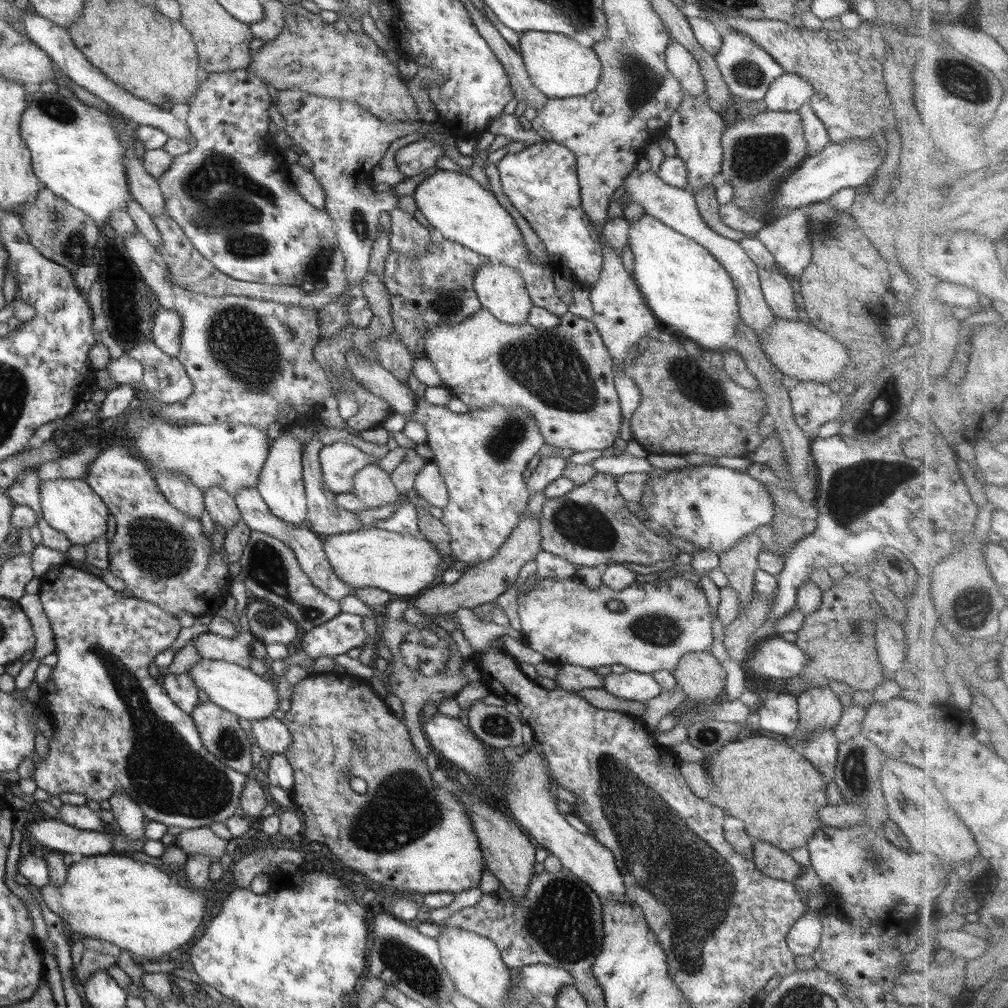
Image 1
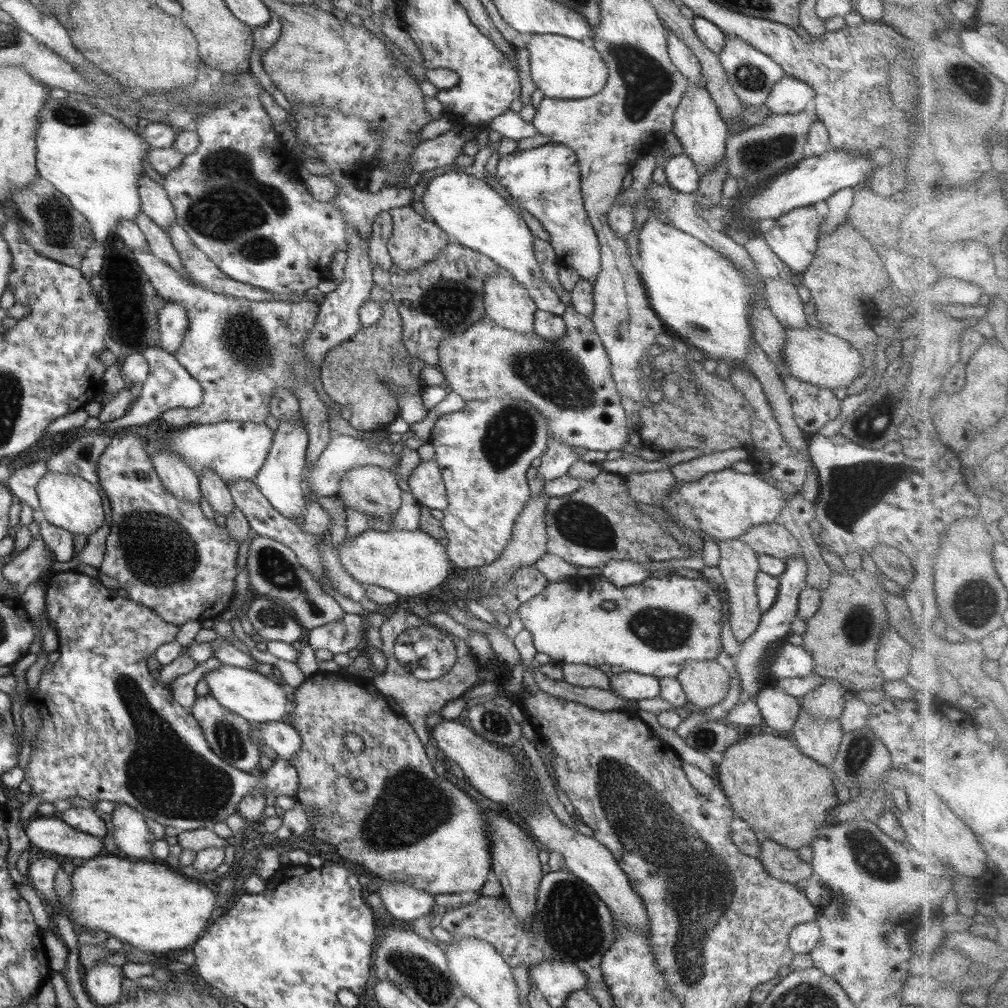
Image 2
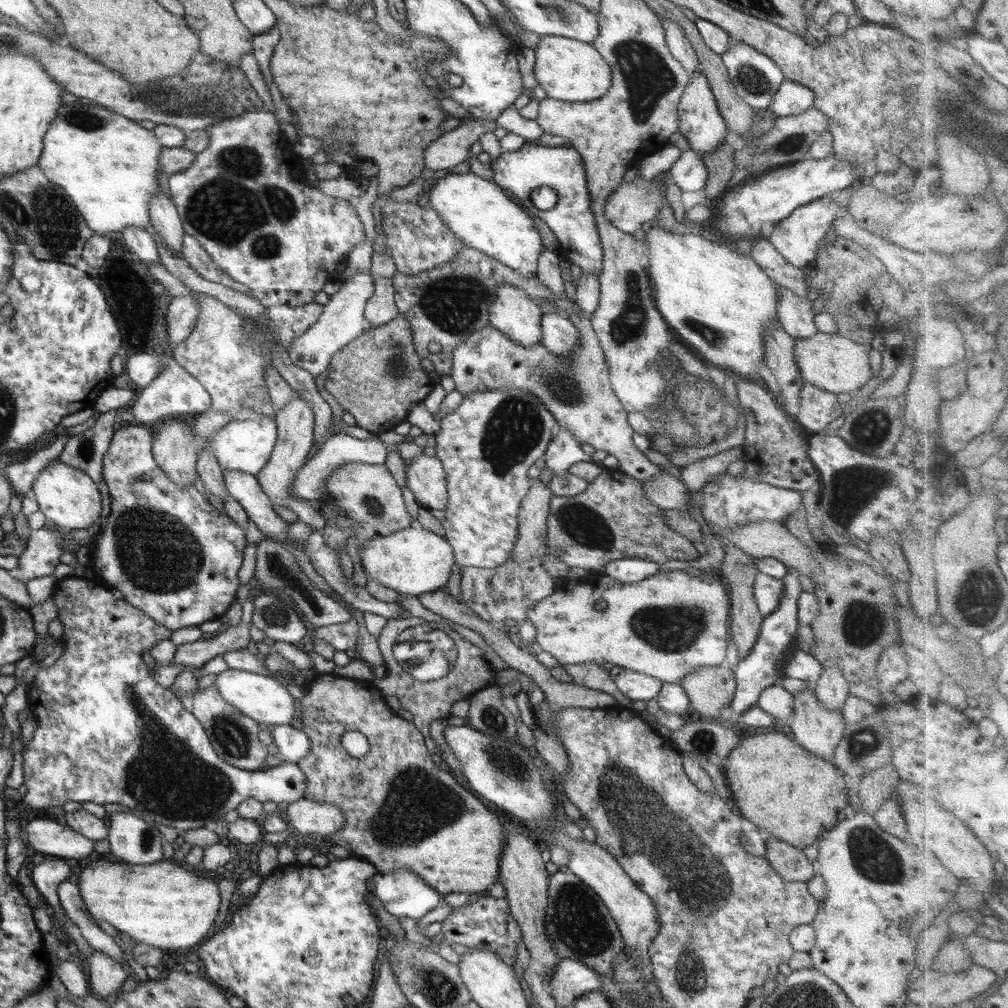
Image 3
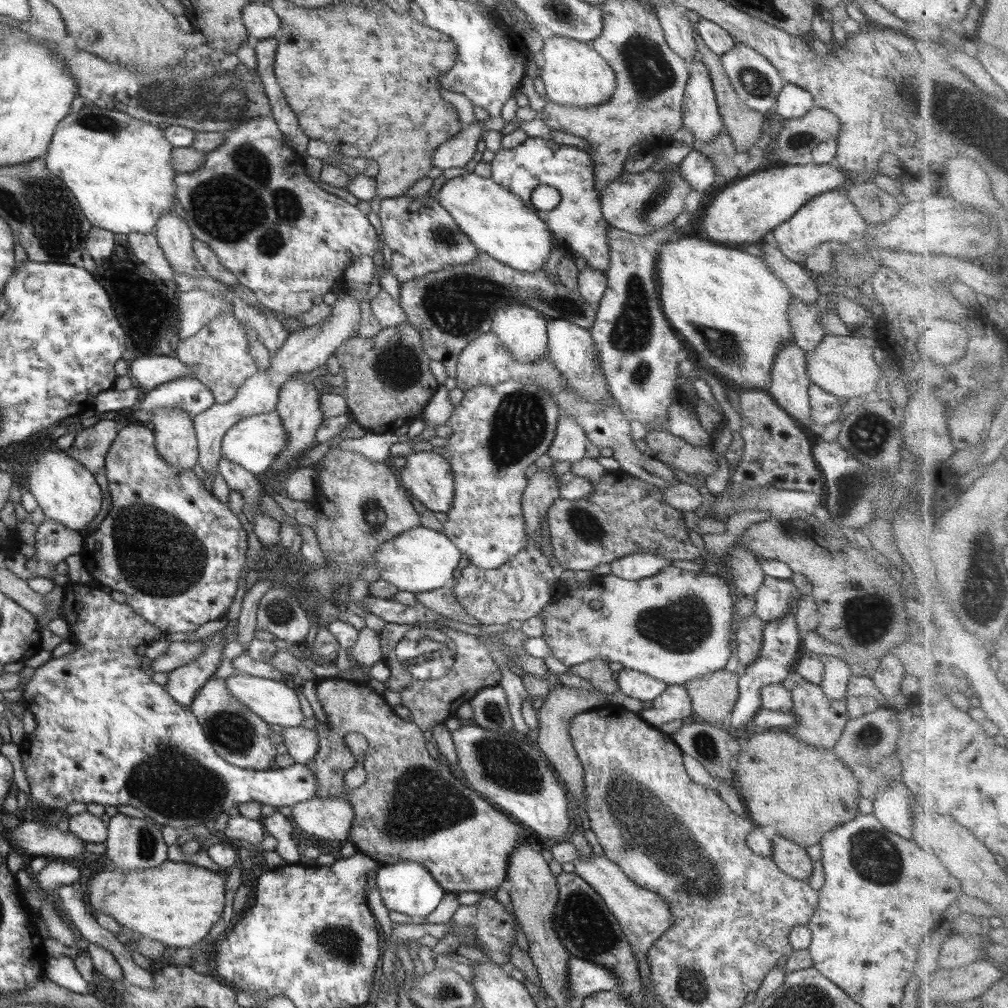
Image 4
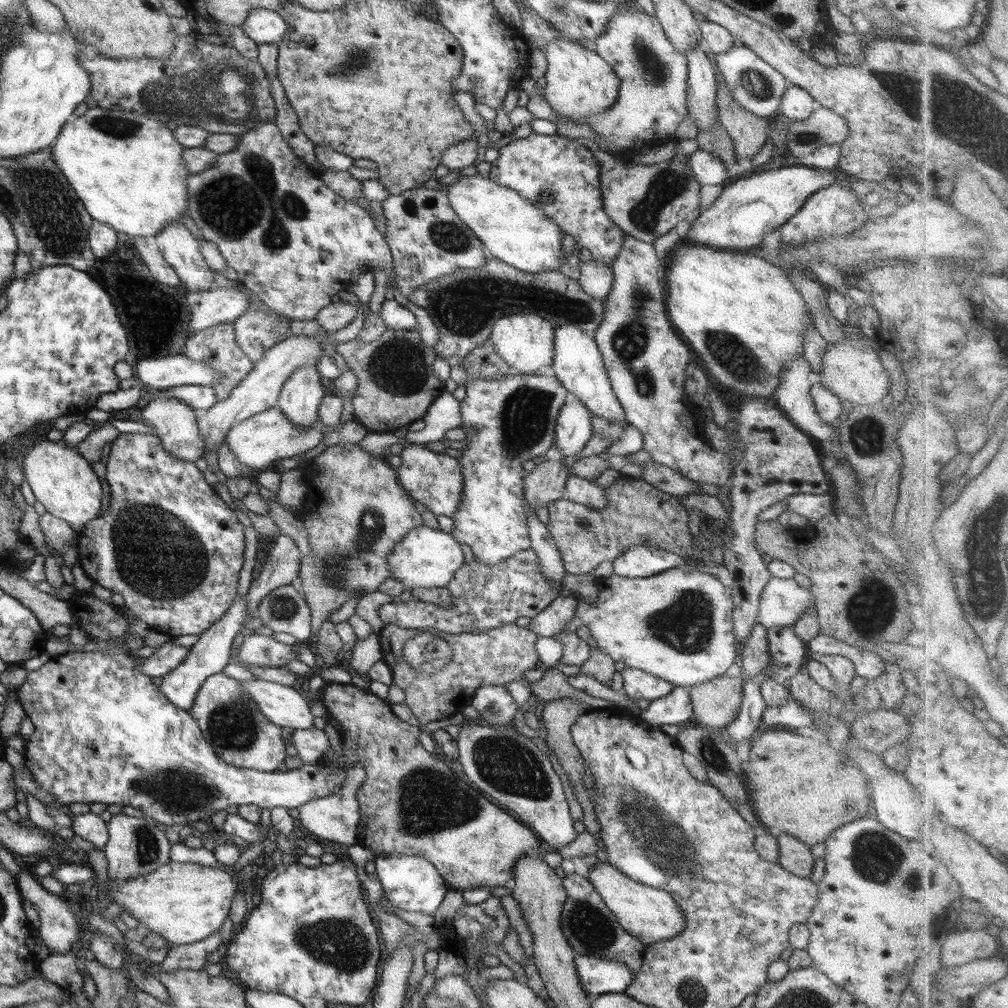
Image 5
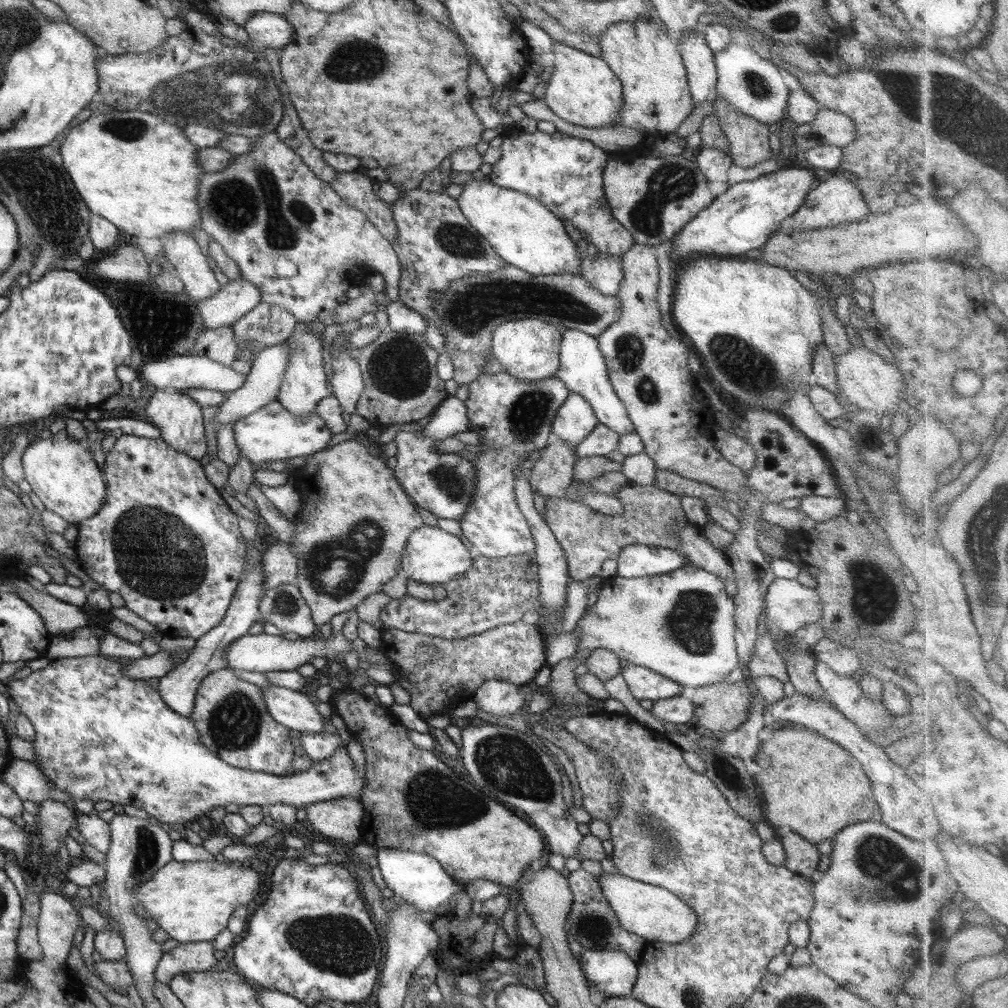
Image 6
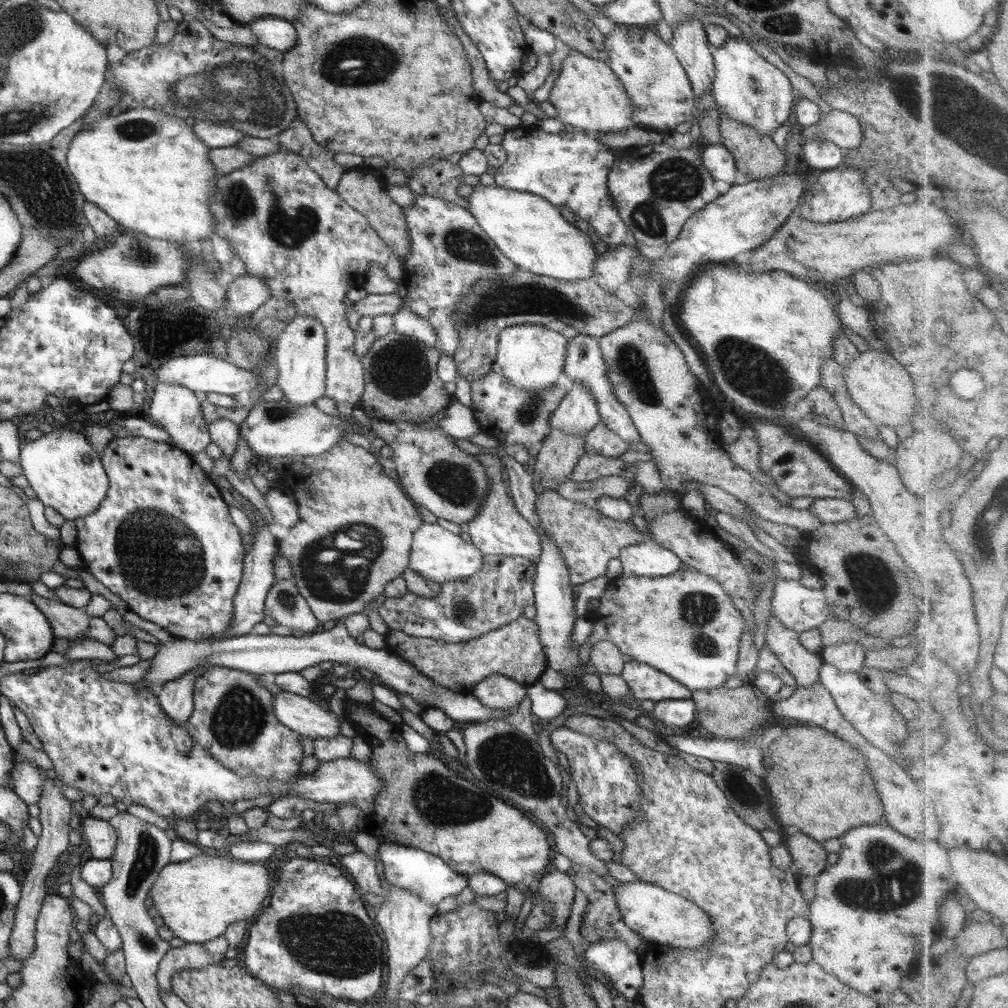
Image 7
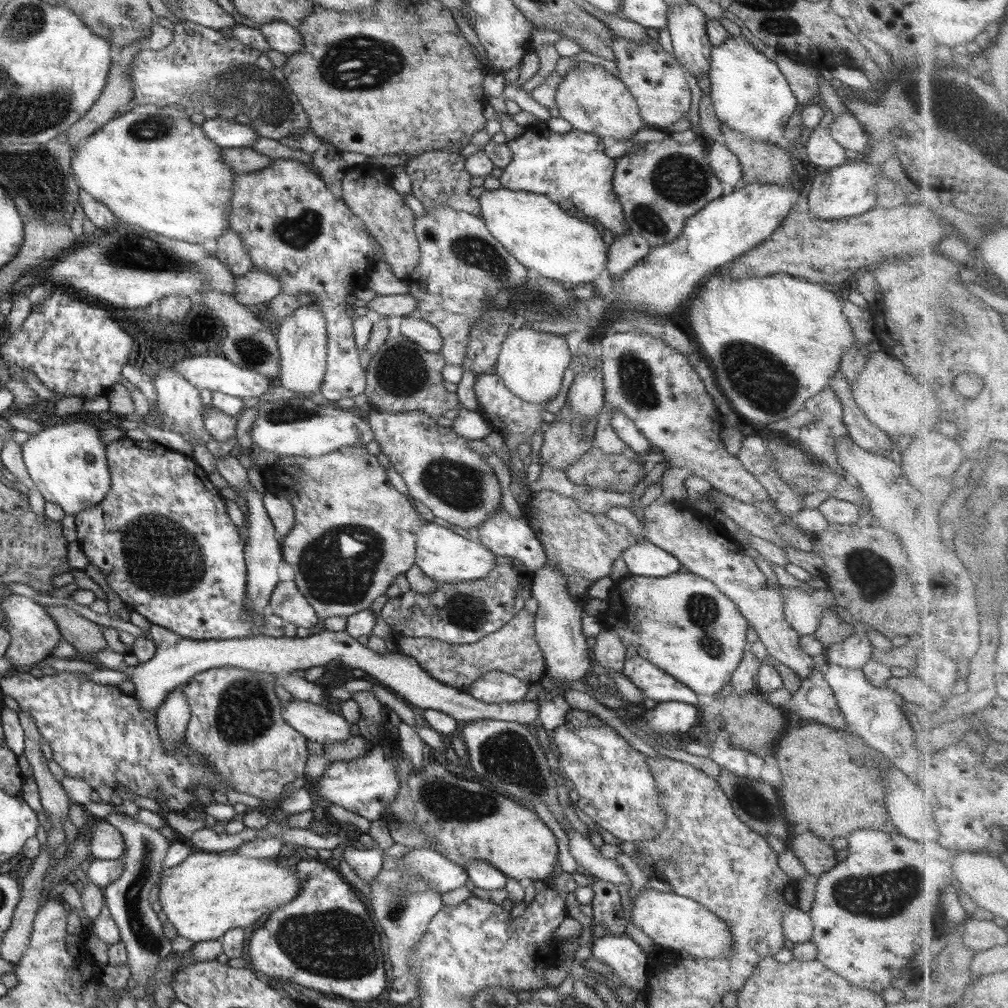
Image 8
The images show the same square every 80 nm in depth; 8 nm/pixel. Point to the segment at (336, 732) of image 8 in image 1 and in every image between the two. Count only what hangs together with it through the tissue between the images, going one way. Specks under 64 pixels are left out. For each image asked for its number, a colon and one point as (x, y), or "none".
1: (238, 690)
2: (257, 698)
3: (263, 699)
4: (271, 700)
5: (284, 707)
6: (292, 709)
7: (300, 714)

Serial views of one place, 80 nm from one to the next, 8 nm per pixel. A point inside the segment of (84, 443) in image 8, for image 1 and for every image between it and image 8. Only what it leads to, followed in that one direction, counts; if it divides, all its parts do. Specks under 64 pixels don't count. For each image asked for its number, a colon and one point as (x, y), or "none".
1: (70, 506)
2: (68, 501)
3: (70, 499)
4: (66, 490)
5: (62, 481)
6: (61, 473)
7: (66, 474)

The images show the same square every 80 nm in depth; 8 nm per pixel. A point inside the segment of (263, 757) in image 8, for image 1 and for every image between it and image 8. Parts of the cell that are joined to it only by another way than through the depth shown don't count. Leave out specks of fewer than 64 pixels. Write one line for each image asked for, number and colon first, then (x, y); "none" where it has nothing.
1: (220, 731)
2: (228, 734)
3: (234, 737)
4: (241, 738)
5: (230, 721)
6: (229, 713)
7: (233, 719)

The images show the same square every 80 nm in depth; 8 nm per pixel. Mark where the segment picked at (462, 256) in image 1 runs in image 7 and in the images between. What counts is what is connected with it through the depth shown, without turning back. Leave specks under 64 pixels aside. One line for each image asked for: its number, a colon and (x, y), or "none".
2: (444, 297)
3: (443, 305)
4: (450, 308)
5: (464, 304)
6: (470, 309)
7: (583, 304)

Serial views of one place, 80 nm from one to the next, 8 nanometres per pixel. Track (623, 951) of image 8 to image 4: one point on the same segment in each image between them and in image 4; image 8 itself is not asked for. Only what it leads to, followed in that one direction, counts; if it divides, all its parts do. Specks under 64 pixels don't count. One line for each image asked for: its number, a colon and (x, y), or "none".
4: (584, 977)
5: (598, 975)
6: (613, 972)
7: (614, 958)

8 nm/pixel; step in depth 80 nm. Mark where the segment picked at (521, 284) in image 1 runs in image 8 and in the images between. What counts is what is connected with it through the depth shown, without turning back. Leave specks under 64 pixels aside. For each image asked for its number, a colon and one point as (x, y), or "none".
2: (506, 301)
3: (516, 315)
4: (523, 331)
5: (525, 341)
6: (528, 349)
7: (531, 356)
8: (531, 363)

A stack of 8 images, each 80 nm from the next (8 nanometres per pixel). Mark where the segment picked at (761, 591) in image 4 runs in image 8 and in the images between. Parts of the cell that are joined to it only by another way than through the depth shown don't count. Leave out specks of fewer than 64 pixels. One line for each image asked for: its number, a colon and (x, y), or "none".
5: (782, 602)
6: (789, 605)
7: (798, 608)
8: (803, 609)

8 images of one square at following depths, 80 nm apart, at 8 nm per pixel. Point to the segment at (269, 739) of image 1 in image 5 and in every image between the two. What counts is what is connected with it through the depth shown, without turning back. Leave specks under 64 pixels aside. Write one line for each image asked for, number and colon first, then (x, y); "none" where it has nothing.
2: (281, 740)
3: (292, 744)
4: (302, 744)
5: (311, 745)

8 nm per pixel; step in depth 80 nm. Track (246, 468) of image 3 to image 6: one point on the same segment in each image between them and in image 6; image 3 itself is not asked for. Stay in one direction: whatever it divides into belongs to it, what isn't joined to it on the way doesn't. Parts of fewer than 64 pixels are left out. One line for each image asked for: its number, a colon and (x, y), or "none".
4: (253, 443)
5: (259, 442)
6: (272, 433)

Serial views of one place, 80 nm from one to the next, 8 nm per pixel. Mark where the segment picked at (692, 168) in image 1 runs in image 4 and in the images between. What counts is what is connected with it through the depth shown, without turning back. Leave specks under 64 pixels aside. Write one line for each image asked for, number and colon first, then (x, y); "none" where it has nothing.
2: (701, 129)
3: (700, 122)
4: (701, 117)

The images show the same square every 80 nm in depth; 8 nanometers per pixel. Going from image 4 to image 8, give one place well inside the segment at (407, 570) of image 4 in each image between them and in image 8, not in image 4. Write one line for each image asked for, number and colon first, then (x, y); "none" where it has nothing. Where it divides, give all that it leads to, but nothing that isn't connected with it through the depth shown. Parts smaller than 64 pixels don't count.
5: (426, 557)
6: (431, 556)
7: (438, 555)
8: (446, 557)

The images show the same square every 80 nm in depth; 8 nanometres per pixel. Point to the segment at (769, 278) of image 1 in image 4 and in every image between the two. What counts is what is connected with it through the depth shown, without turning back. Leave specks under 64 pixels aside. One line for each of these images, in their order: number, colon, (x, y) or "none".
2: (781, 297)
3: (795, 313)
4: (807, 333)

